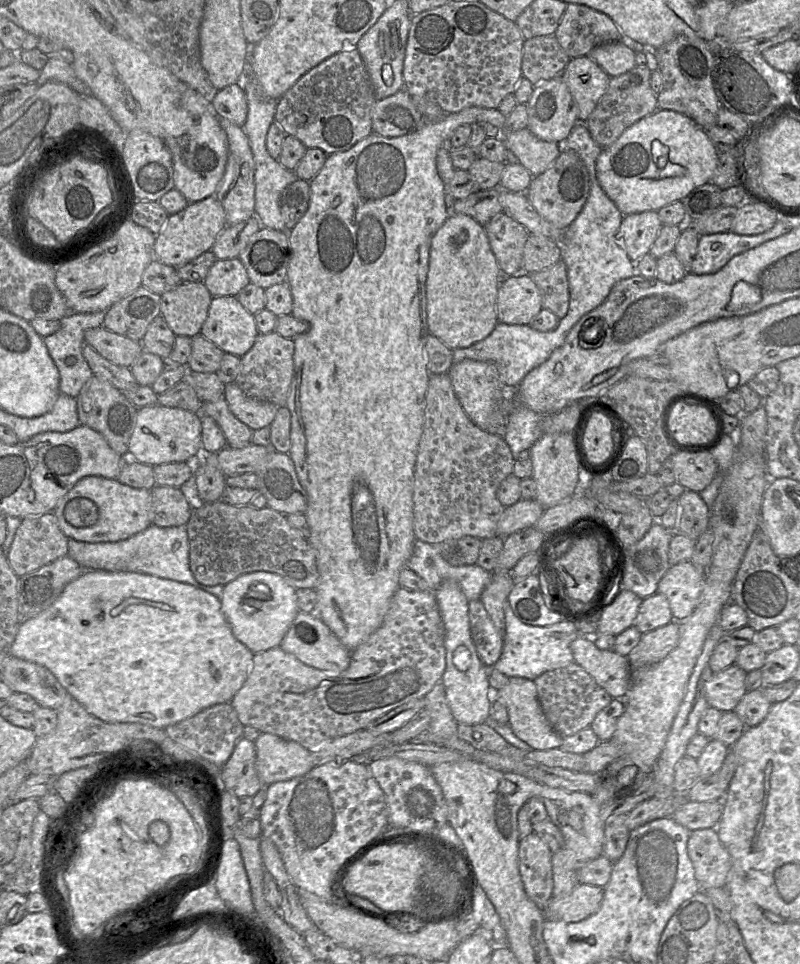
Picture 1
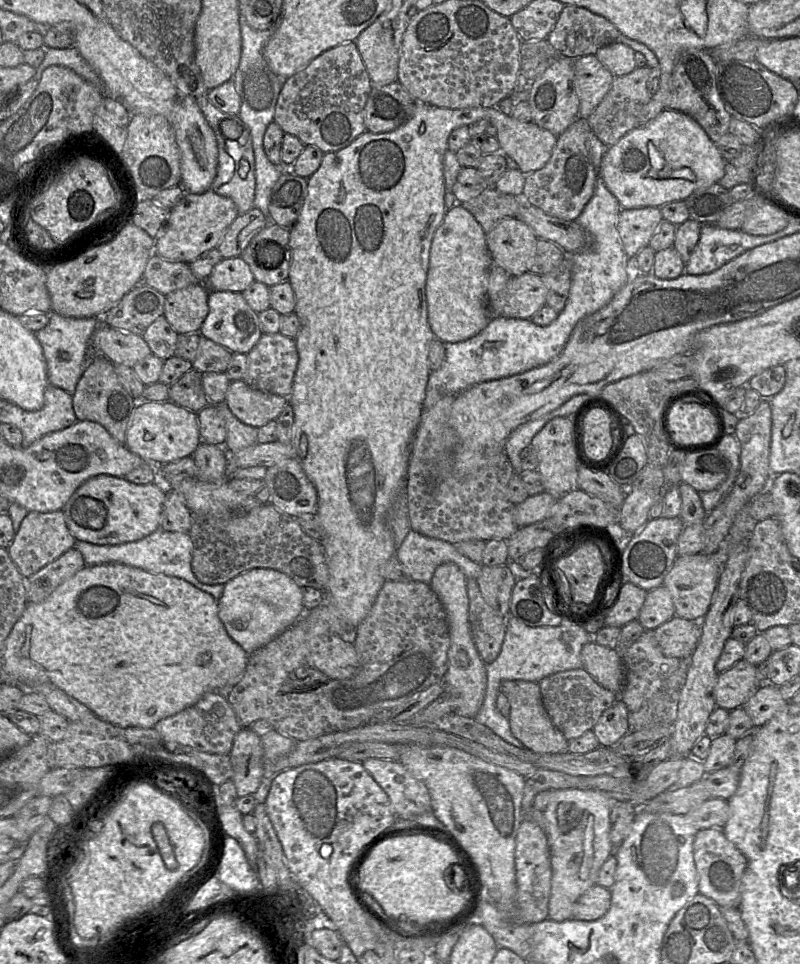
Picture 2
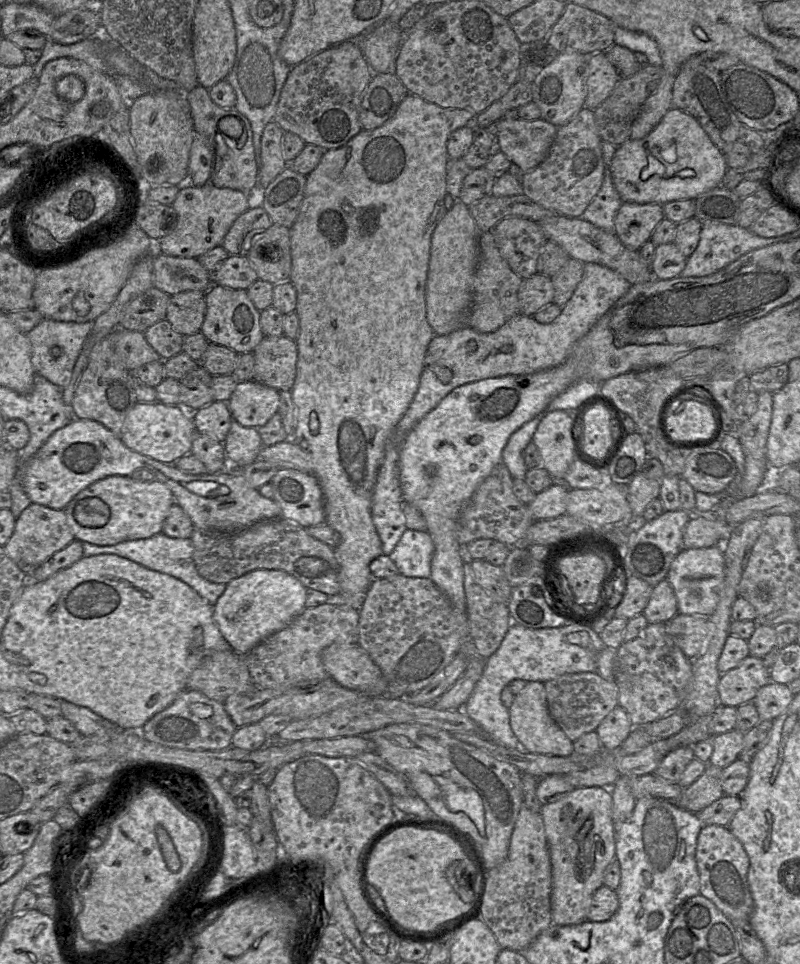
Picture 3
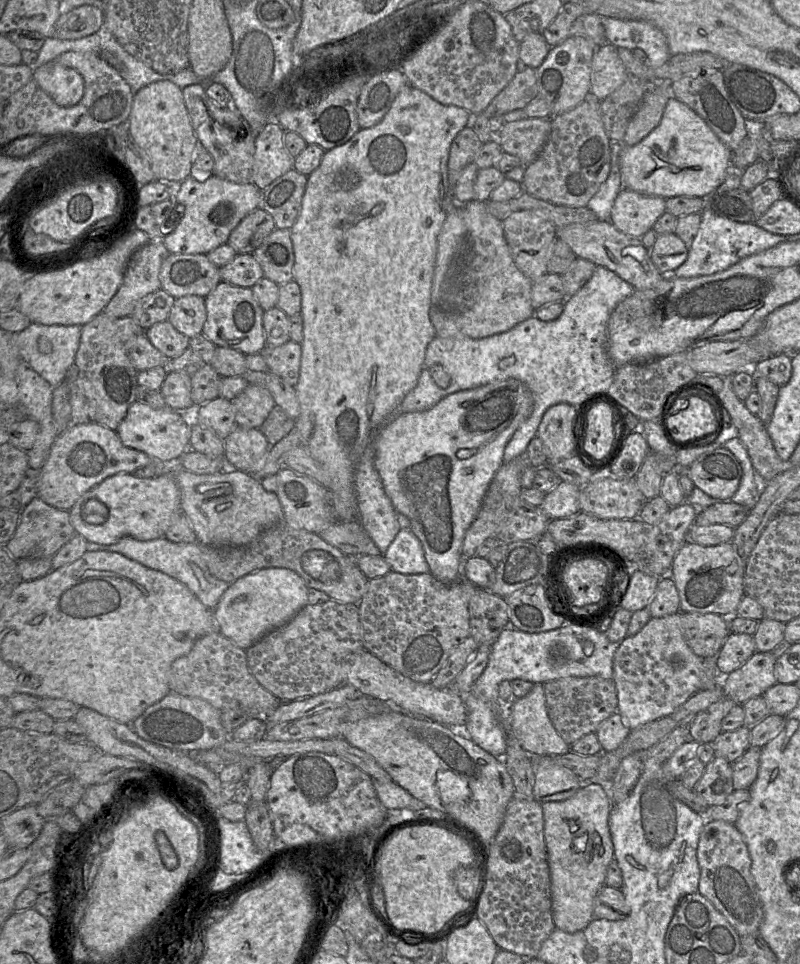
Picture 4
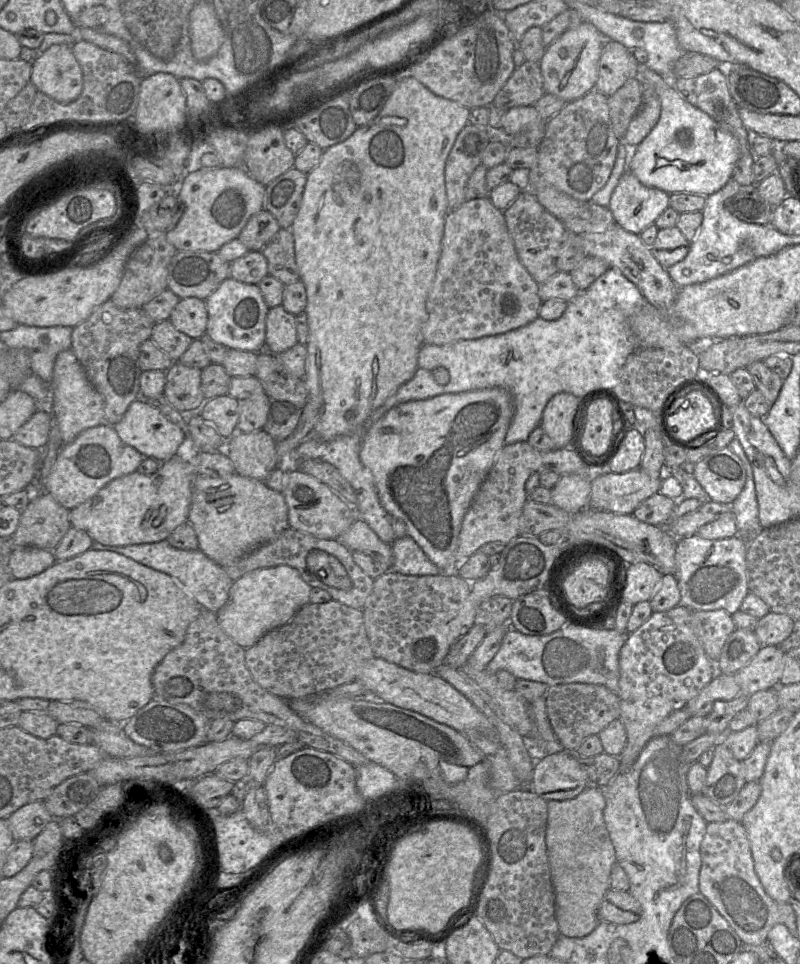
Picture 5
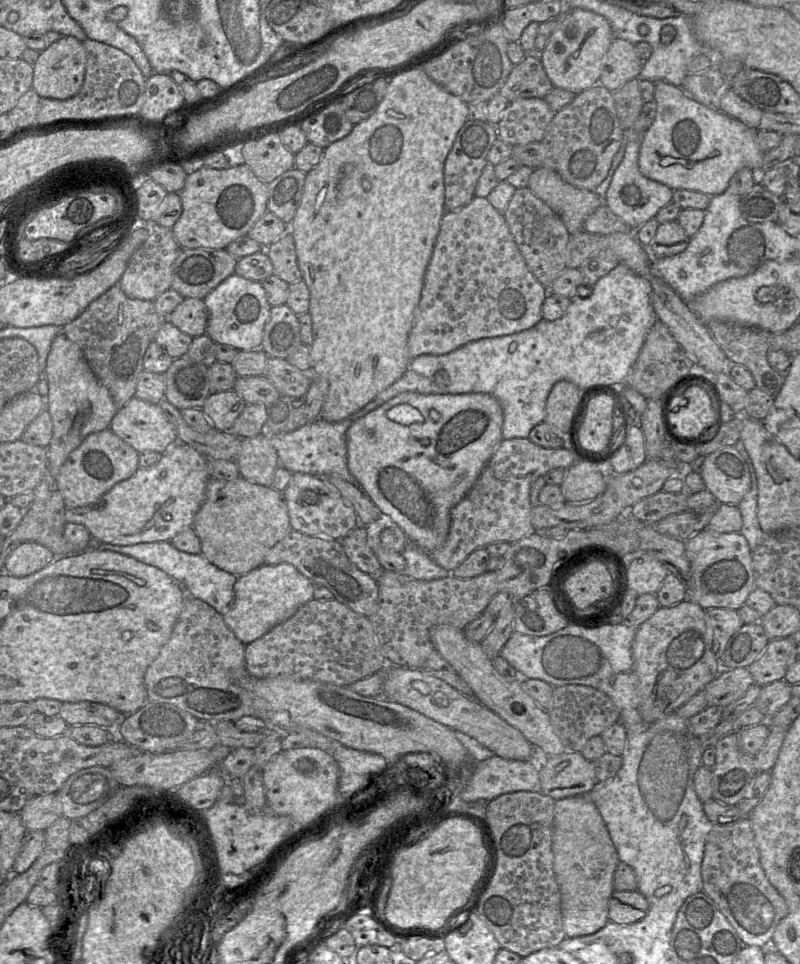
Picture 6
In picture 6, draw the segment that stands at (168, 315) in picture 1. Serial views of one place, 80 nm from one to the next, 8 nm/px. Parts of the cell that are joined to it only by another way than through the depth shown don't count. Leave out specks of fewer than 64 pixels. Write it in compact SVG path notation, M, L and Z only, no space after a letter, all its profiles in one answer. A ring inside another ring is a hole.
M184 298L167 319L192 338L206 334L208 310L203 299Z

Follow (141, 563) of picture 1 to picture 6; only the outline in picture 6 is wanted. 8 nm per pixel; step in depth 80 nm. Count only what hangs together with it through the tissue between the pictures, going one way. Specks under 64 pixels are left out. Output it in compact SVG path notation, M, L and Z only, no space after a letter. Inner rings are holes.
M170 541L139 543L130 546L98 544L93 550L114 551L159 568L184 588L187 597L204 601L222 615L230 609L234 600L234 584L238 576L219 569L208 562L201 554L194 555L179 551Z

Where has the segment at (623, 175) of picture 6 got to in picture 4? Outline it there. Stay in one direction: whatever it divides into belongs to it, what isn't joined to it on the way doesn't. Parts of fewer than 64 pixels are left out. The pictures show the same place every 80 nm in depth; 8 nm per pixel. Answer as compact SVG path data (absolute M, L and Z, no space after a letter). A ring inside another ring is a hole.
M622 188L613 203L609 221L624 234L641 238L665 212L665 198Z

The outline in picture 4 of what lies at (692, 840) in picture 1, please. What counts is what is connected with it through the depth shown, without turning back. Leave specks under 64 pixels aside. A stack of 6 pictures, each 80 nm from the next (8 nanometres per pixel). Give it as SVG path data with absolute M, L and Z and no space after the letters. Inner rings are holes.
M705 821L700 834L697 859L700 867L698 892L728 920L738 935L759 933L764 912L751 874L751 858L742 834L732 823Z

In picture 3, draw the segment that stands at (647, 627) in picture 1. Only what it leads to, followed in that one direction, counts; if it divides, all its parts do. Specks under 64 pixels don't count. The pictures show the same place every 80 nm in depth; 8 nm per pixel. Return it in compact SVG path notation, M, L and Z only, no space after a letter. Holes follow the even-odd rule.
M666 578L653 587L649 601L642 614L648 624L665 623L678 614L677 599Z

